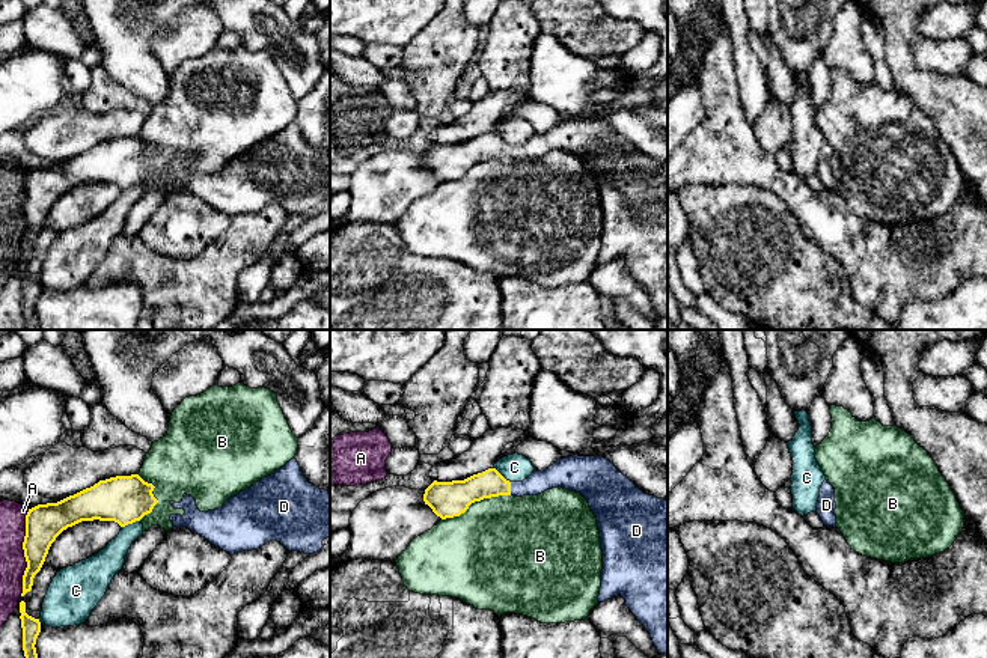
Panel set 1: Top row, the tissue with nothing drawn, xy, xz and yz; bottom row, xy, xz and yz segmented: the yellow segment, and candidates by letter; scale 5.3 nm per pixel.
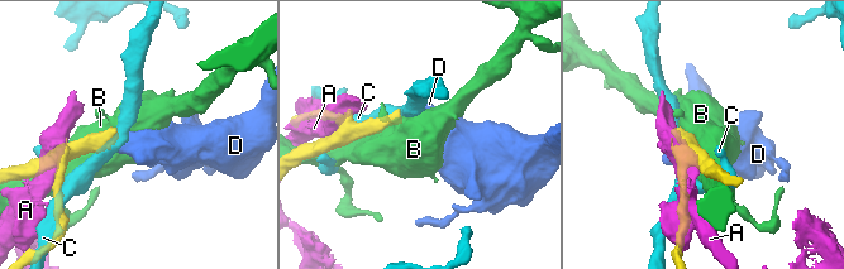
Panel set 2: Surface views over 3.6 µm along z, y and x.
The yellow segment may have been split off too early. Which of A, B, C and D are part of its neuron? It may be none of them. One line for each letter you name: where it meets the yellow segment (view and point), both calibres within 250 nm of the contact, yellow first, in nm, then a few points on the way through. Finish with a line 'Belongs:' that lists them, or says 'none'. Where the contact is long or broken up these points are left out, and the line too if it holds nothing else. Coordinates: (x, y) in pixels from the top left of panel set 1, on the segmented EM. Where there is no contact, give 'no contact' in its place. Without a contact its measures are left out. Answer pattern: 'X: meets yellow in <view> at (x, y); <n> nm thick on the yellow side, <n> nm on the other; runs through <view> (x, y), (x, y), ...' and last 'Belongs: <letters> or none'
D: meets yellow in xz at (510, 488); 150 nm thick on the yellow side, 120 nm on the other; runs through xz (488, 484), (510, 488), (526, 488), (555, 476)
Belongs: D

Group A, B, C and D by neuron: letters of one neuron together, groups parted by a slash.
A / B / C / D

